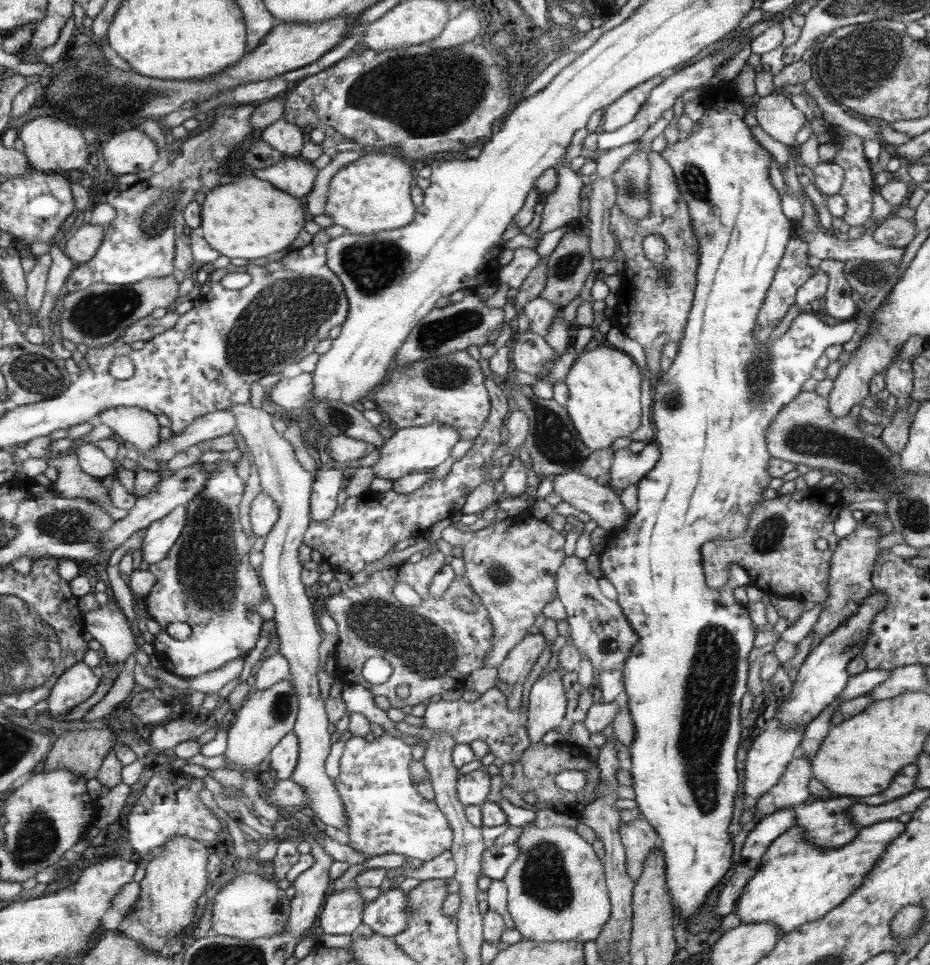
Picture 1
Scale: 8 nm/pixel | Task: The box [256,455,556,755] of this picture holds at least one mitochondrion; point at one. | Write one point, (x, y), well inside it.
(377, 622)

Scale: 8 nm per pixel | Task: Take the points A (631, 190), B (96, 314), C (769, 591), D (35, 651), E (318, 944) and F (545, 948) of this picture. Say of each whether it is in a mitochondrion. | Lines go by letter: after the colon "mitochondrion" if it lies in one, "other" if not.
A: mitochondrion
B: mitochondrion
C: other
D: mitochondrion
E: other
F: other

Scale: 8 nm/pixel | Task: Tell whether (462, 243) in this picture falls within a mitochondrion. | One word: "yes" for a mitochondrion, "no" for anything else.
no

